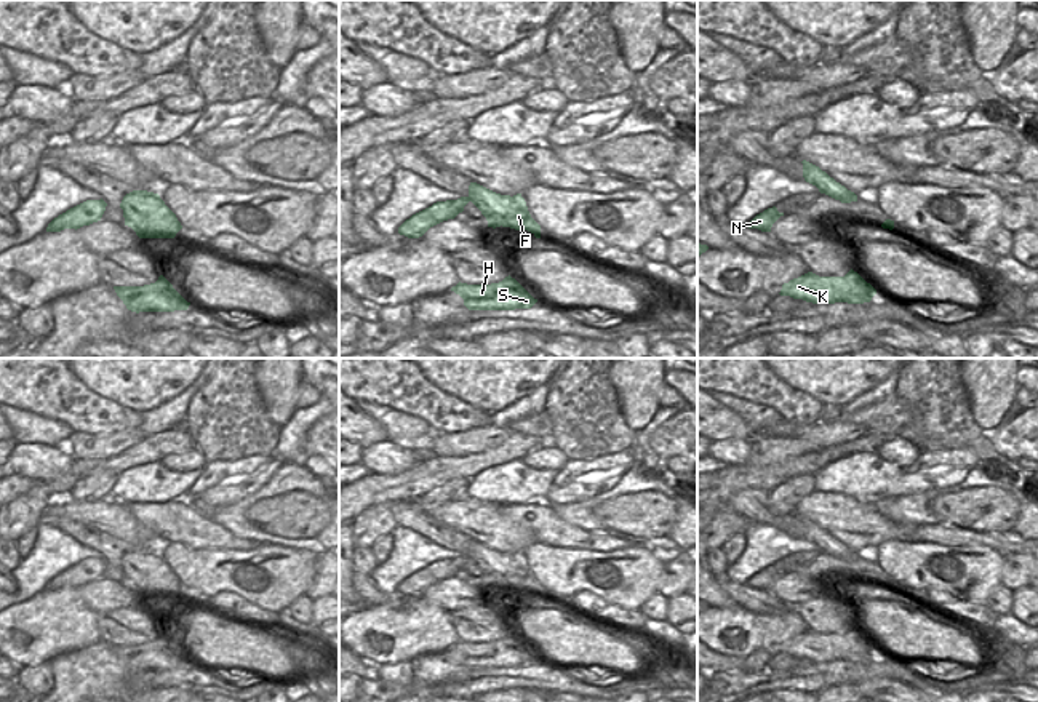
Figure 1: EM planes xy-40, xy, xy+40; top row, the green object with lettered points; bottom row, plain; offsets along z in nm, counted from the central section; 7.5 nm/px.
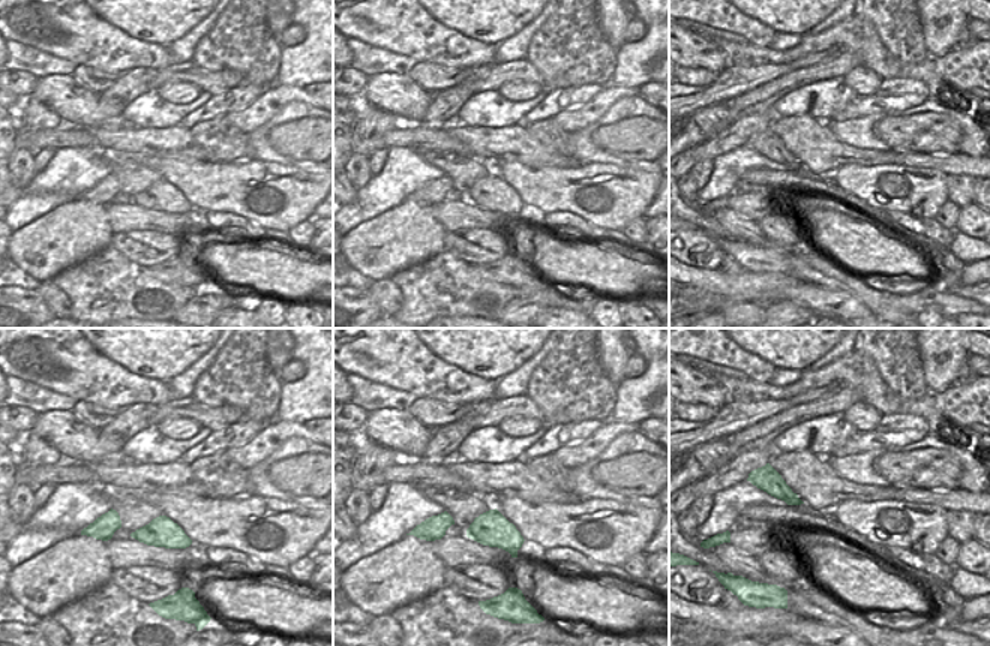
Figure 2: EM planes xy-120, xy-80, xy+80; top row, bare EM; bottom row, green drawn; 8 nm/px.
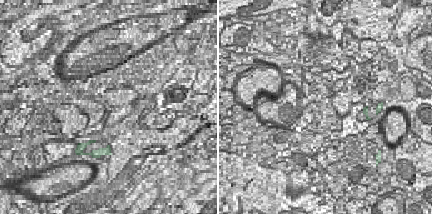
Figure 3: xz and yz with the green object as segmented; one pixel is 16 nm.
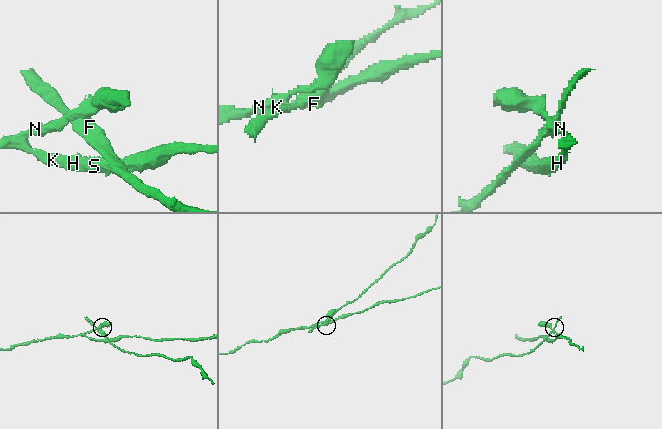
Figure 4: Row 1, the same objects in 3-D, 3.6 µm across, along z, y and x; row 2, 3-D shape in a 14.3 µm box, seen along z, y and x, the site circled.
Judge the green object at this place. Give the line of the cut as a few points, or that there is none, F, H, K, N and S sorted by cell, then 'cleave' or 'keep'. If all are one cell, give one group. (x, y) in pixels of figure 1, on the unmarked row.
cut xy (467, 555), (472, 558); groups F / H K N S; cleave

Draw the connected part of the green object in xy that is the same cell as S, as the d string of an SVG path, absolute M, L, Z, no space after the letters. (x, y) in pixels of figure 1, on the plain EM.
M510 633L491 643L467 643L459 640L451 649L464 657L464 664L469 668L531 667L537 660L537 657Z

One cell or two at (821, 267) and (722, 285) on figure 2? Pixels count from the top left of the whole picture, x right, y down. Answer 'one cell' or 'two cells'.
two cells

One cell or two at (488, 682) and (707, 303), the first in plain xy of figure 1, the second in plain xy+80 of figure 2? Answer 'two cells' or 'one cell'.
one cell

